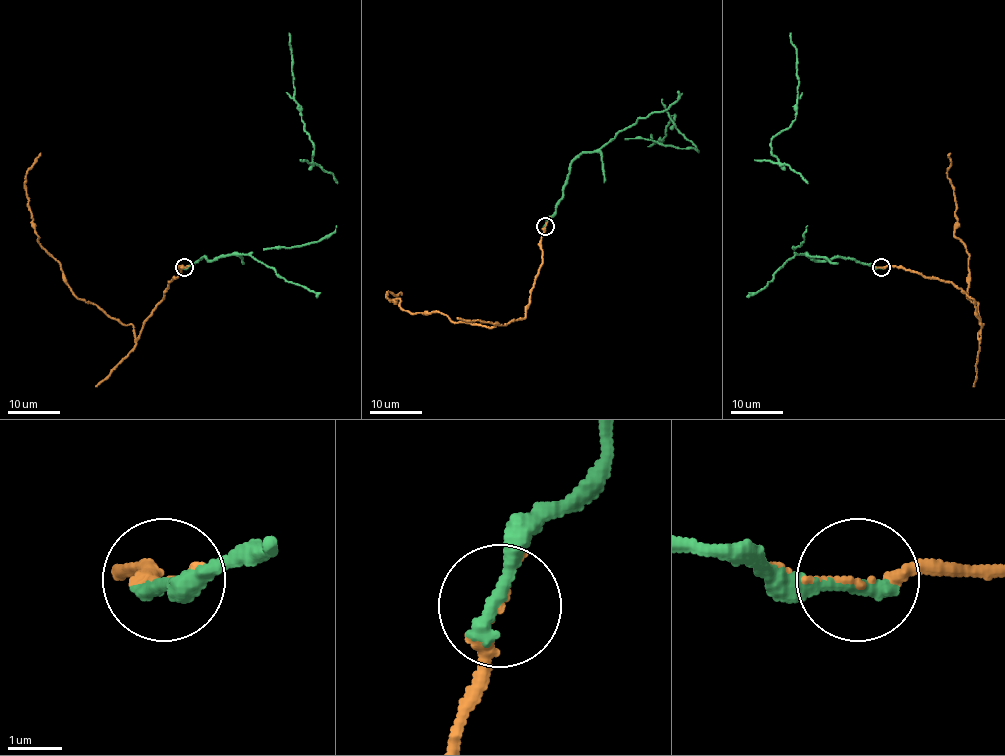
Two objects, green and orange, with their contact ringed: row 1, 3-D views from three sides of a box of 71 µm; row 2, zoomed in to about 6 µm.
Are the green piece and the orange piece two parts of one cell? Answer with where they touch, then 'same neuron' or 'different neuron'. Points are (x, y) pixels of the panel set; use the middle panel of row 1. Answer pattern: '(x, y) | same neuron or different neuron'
(545, 226) | different neuron

